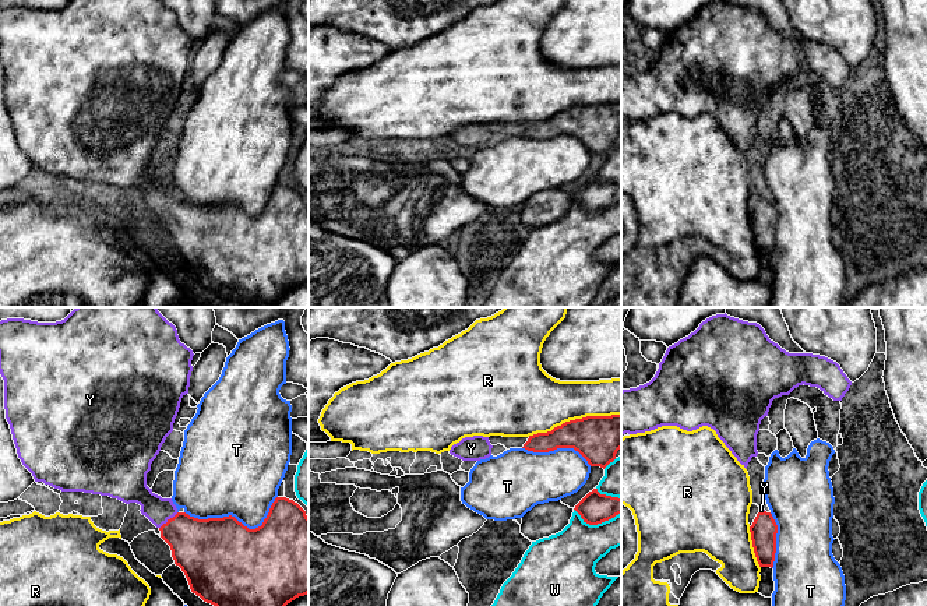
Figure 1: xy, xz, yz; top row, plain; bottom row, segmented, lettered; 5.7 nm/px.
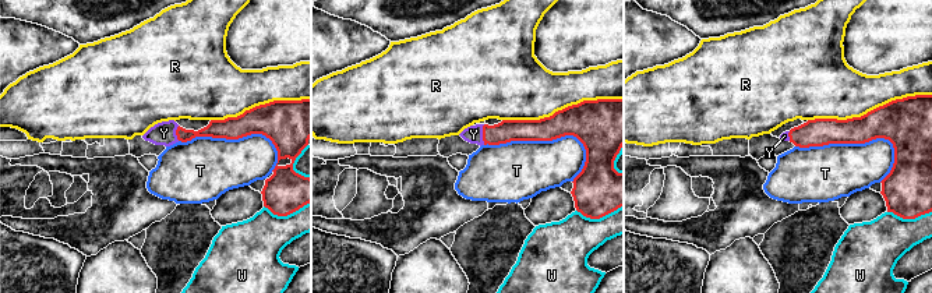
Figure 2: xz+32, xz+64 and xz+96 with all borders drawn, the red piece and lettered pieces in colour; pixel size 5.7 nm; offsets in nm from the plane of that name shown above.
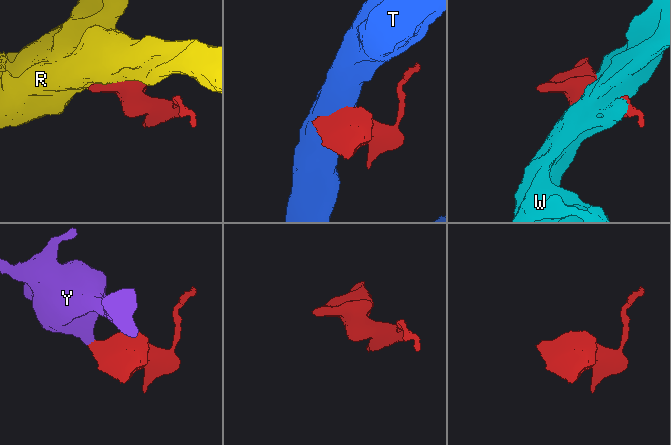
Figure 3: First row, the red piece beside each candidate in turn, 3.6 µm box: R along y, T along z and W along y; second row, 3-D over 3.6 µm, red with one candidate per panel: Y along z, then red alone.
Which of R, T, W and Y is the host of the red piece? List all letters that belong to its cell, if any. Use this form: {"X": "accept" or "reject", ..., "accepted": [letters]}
{"R": "reject", "T": "reject", "W": "reject", "Y": "accept", "accepted": ["Y"]}

